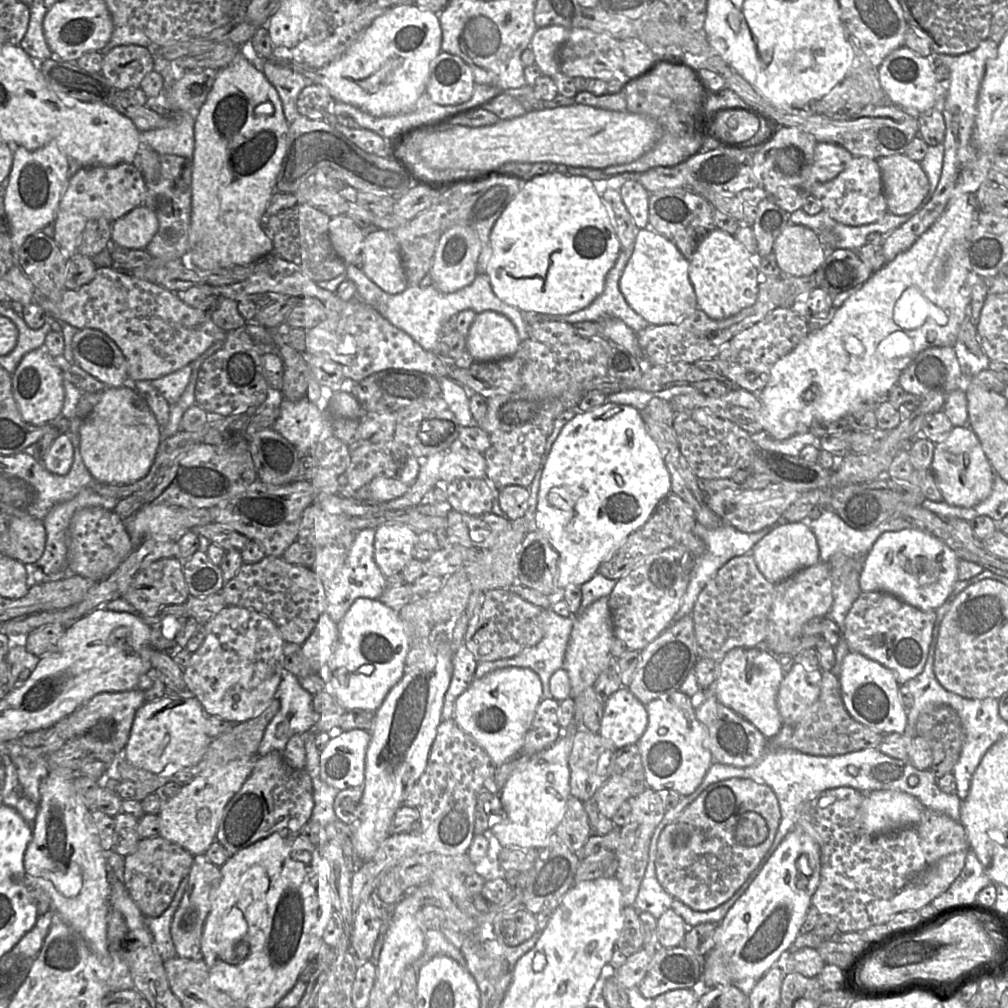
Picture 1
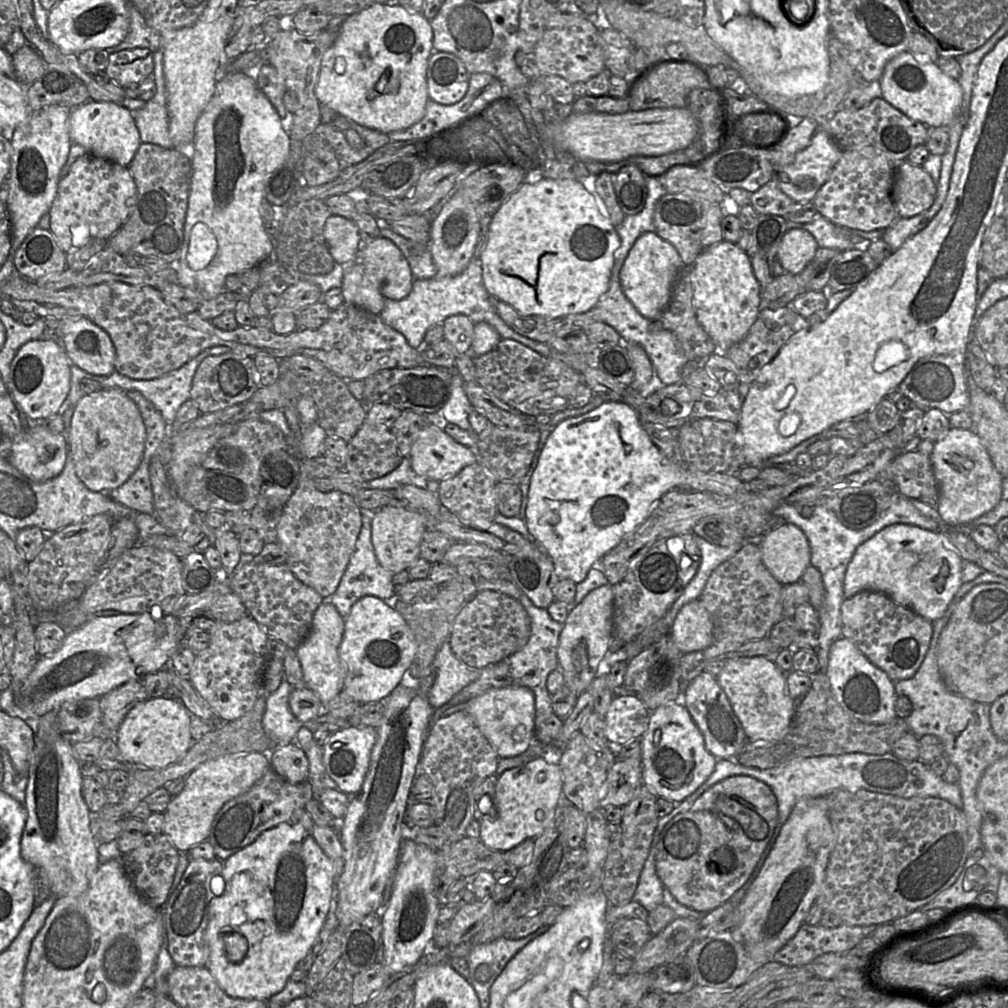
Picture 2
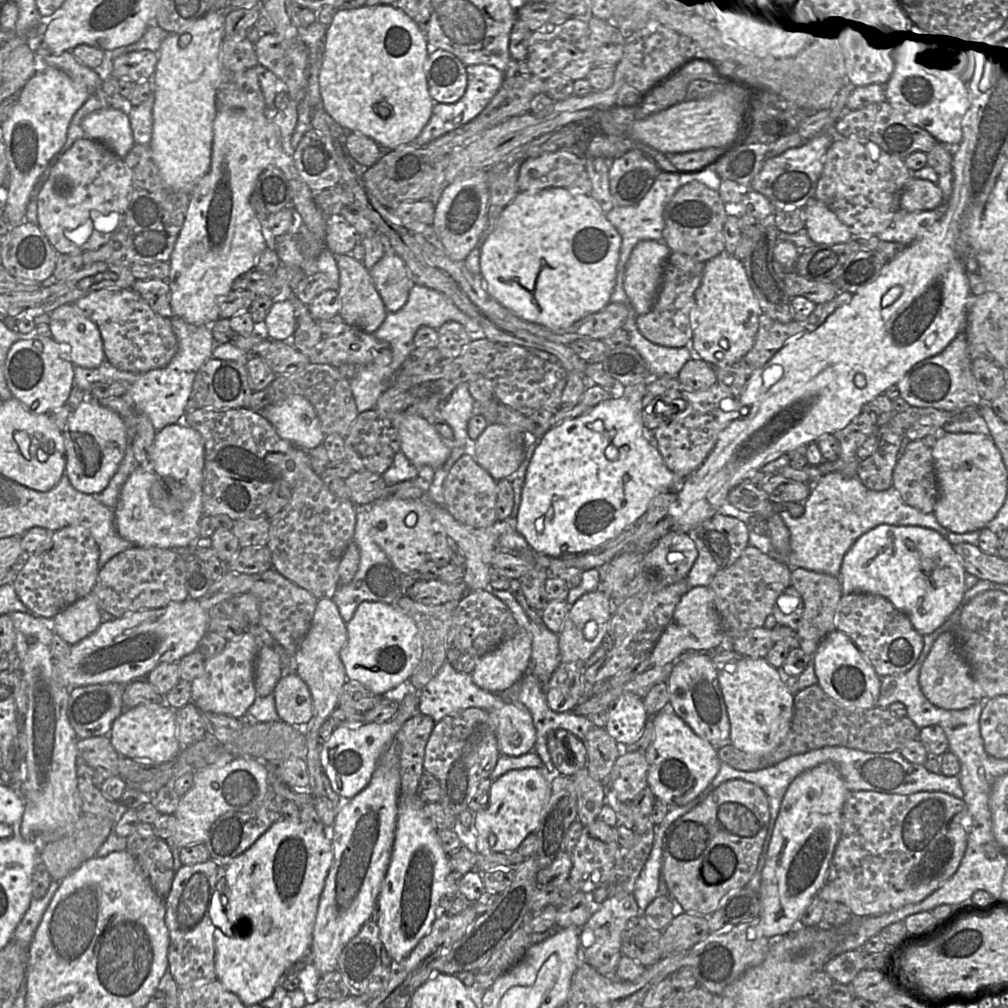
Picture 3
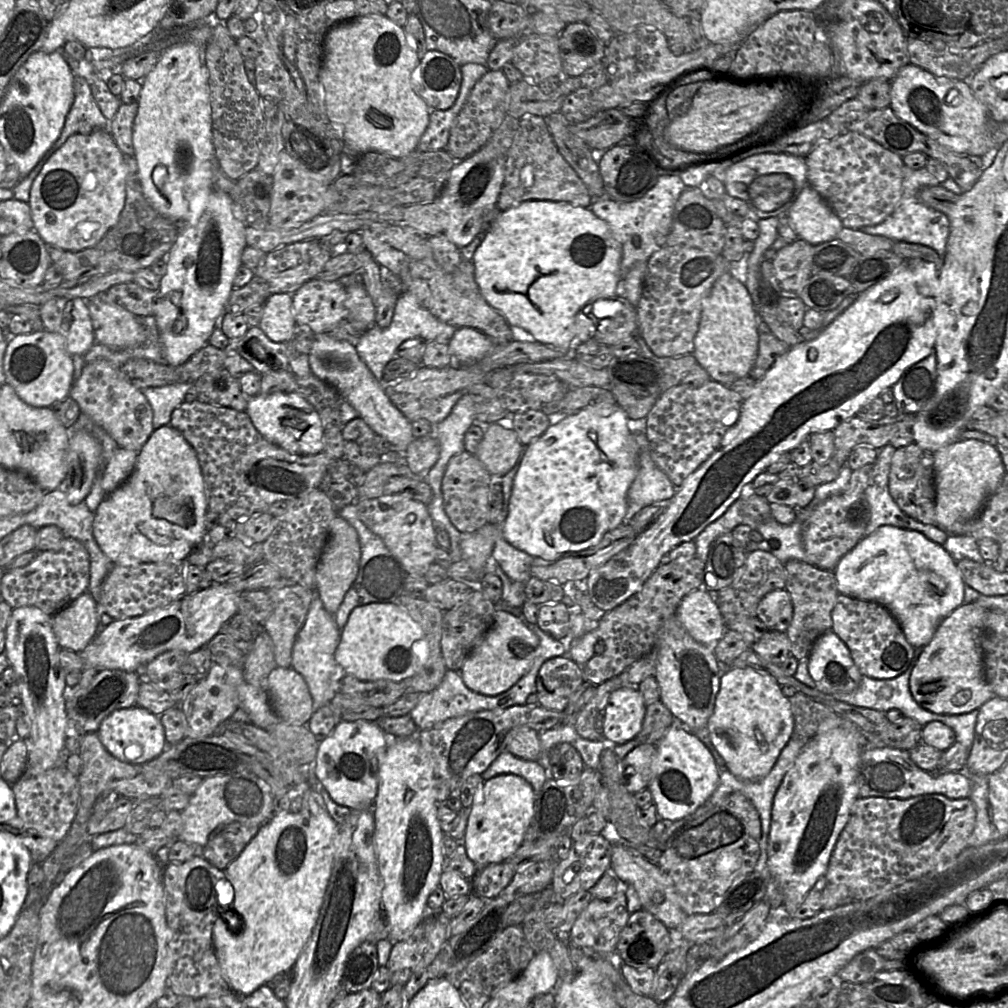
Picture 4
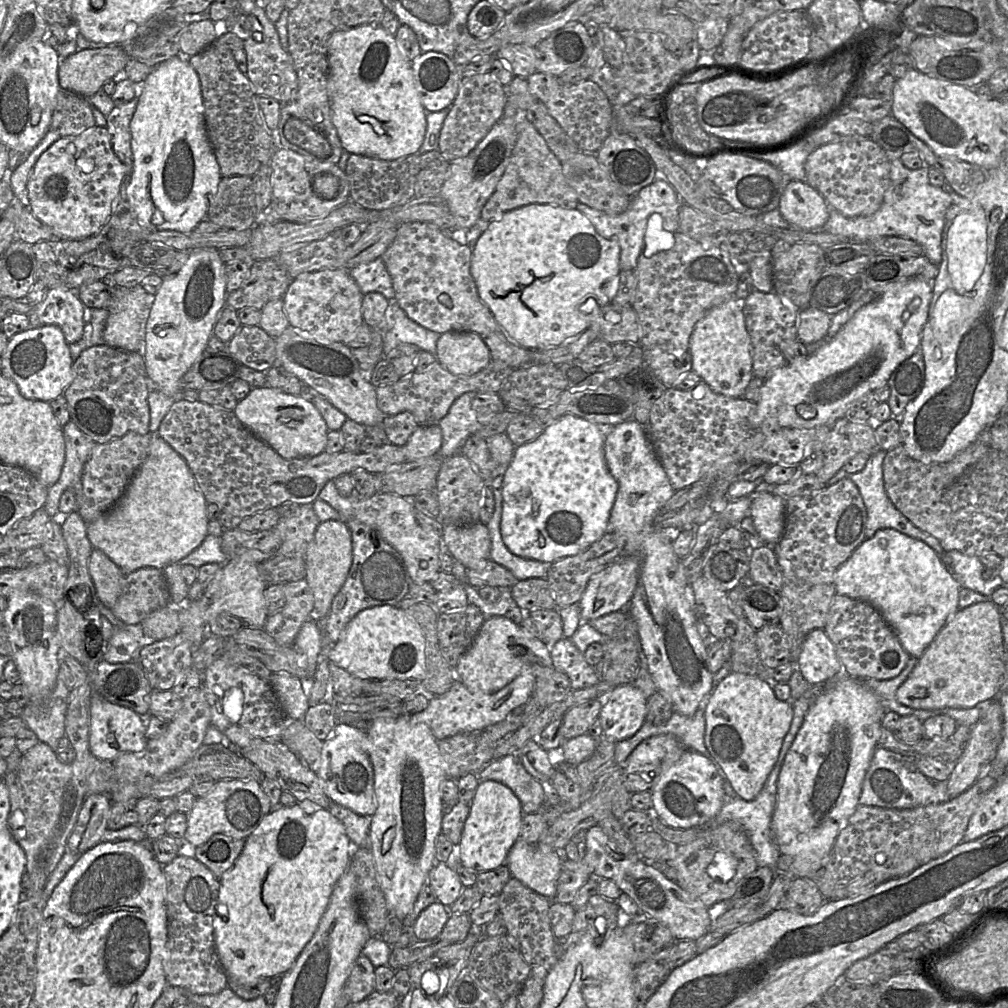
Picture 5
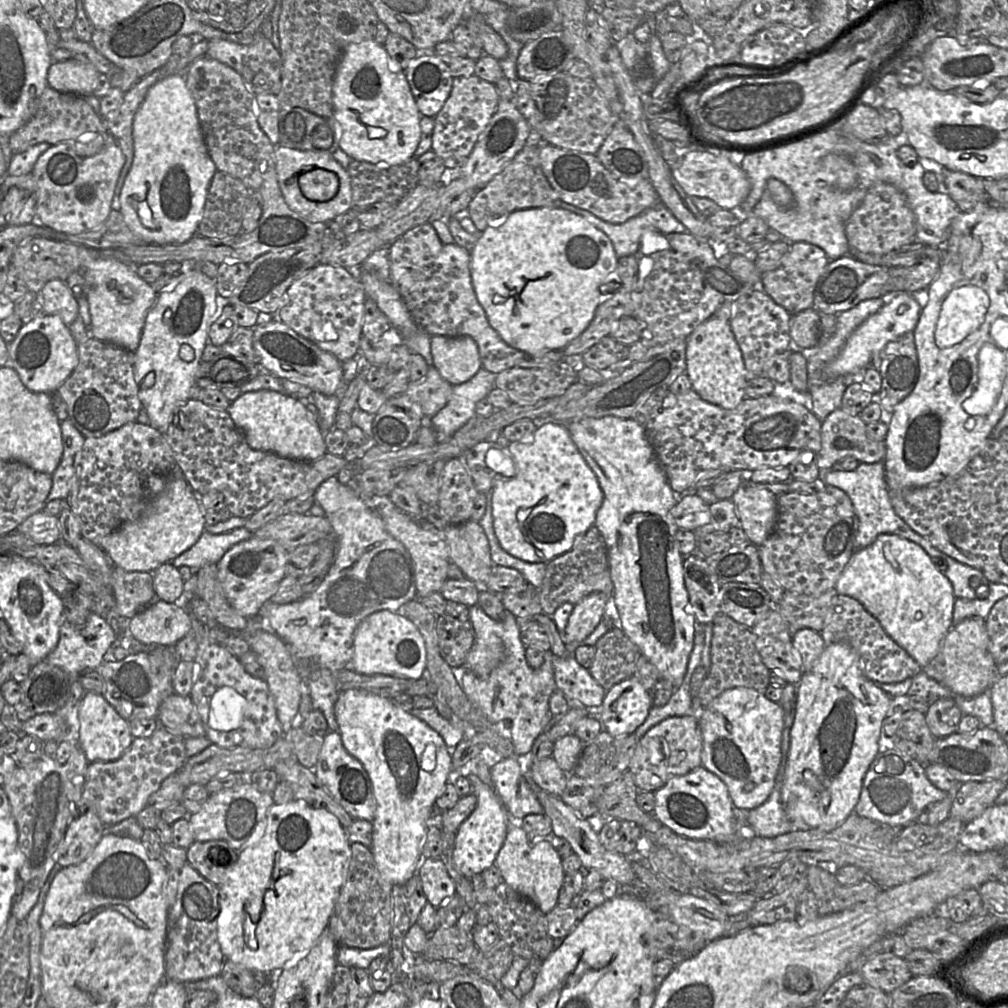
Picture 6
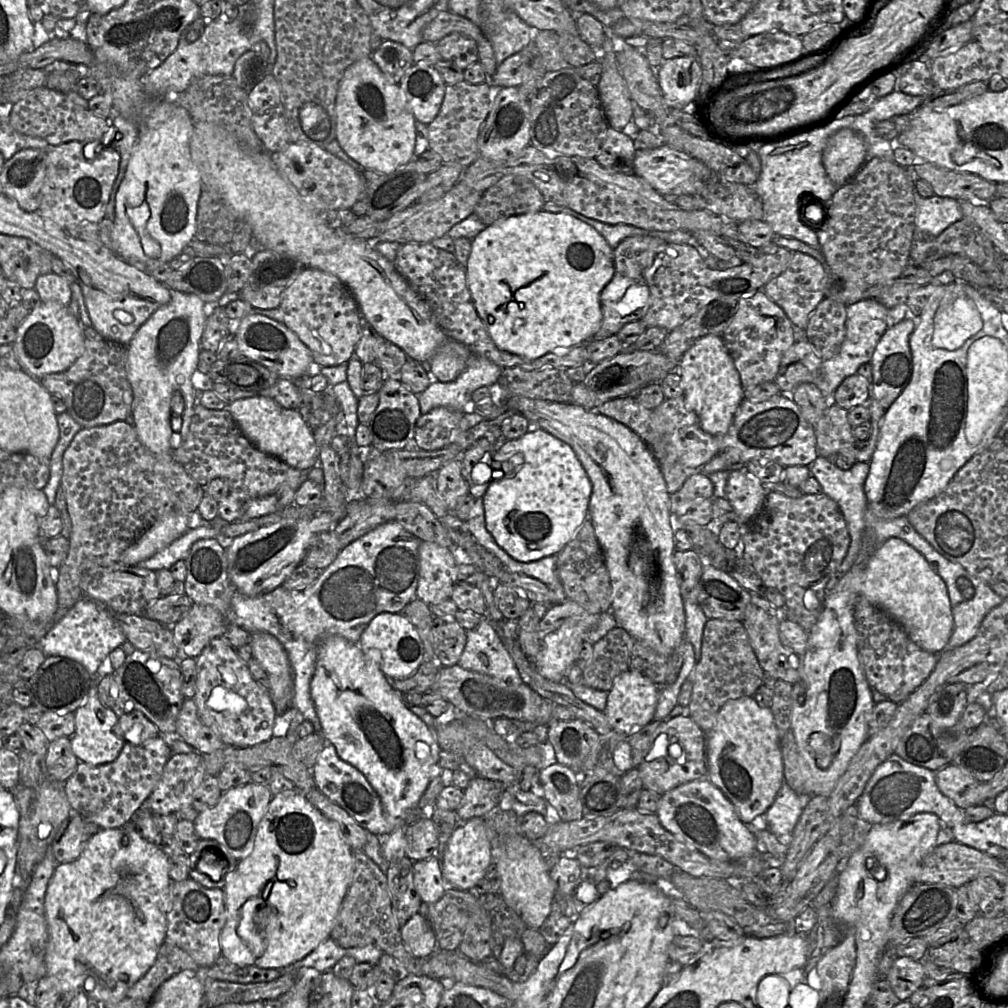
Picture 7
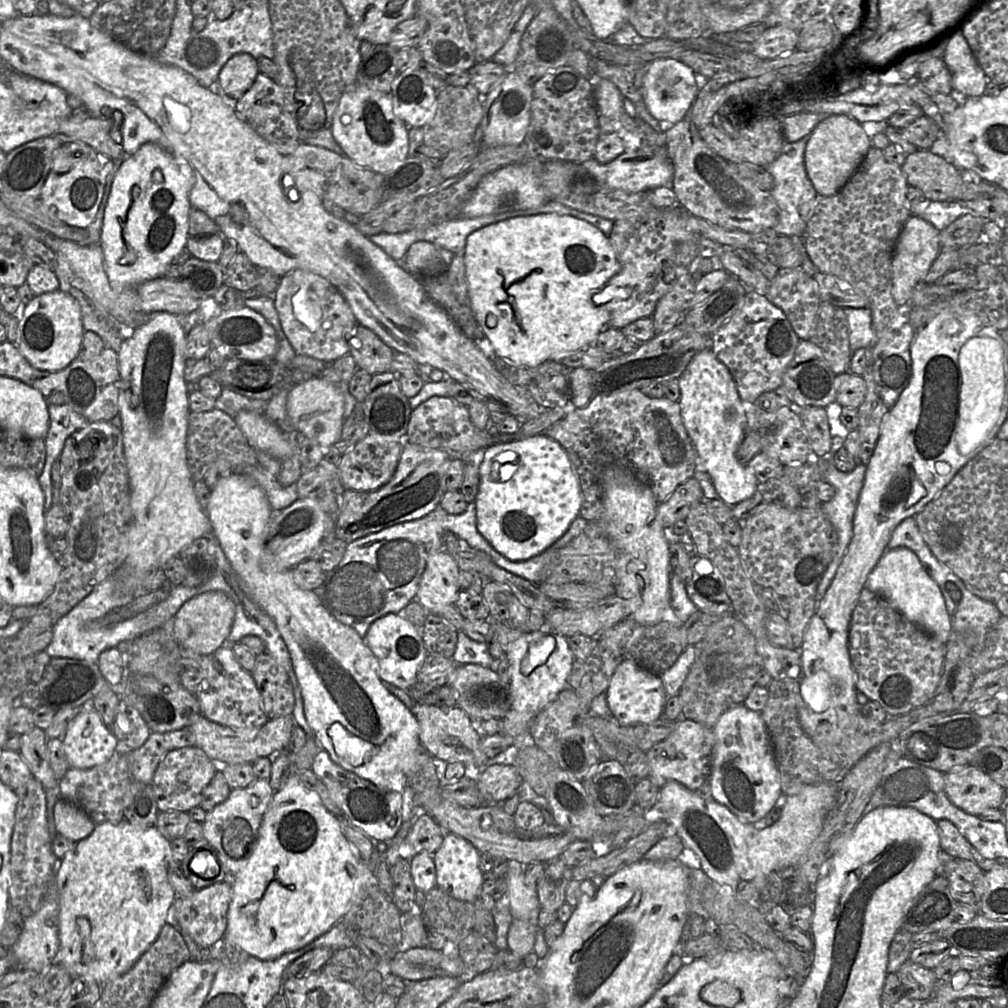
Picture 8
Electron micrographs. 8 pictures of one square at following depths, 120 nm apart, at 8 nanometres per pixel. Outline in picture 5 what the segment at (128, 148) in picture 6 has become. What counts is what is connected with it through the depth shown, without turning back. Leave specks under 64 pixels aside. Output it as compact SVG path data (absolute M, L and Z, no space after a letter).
M144 81L135 83L135 97L125 104L116 105L106 119L106 127L110 135L113 151L126 166L120 189L122 189L128 171L131 171L132 177L133 154L131 150L130 123L143 87Z

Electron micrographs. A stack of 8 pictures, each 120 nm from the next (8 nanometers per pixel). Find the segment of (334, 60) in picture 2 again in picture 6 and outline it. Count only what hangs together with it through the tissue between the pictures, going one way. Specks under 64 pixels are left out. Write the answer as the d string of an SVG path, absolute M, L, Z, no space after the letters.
M374 39L350 44L337 65L332 102L340 129L339 147L352 160L376 165L401 165L414 155L421 138L421 114L405 71L393 73L383 45Z

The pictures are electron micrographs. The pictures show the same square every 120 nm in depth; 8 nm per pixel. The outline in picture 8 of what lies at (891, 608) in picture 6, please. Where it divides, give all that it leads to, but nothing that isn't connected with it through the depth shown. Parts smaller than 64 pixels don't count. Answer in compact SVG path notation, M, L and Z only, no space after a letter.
M905 547L886 550L867 576L864 587L883 597L907 620L916 624L941 643L951 634L951 616L938 584L927 572L913 551Z

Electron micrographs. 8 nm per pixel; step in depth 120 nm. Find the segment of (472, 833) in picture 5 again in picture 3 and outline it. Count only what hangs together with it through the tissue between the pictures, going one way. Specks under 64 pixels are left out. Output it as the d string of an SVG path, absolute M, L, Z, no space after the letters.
M537 768L513 769L494 780L488 806L475 815L476 852L487 855L516 851L521 842L538 829L550 794L551 780L546 779Z

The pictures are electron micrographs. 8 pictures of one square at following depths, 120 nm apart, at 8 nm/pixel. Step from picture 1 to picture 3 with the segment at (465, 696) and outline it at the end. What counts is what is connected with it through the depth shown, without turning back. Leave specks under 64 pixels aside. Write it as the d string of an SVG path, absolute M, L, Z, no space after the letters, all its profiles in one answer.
M519 702L489 710L500 754L521 756L534 750L536 730L530 711Z

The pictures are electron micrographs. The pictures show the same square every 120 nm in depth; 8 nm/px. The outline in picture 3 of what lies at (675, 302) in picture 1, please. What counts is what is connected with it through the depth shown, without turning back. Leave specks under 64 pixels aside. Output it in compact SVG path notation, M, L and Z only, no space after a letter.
M640 241L626 264L623 289L637 315L654 305L671 250L663 241Z

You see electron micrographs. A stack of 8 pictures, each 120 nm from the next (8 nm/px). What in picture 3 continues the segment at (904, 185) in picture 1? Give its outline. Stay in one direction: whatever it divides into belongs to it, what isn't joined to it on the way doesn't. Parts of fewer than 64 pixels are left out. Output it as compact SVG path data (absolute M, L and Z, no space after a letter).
M911 177L902 191L900 207L908 212L922 212L943 203L943 193L937 183Z

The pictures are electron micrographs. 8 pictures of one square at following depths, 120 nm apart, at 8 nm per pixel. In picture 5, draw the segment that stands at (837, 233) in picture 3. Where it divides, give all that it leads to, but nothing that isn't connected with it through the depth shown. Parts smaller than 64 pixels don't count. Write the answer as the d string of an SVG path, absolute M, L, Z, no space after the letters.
M798 180L786 184L778 209L794 229L802 231L821 228L829 218L829 205L825 198L808 183Z

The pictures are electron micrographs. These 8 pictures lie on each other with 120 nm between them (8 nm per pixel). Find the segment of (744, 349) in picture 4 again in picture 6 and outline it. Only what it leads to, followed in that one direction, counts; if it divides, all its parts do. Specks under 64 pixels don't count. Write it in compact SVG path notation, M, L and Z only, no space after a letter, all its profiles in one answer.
M711 317L687 338L686 371L692 389L705 401L721 408L736 408L746 397L748 373L729 321Z

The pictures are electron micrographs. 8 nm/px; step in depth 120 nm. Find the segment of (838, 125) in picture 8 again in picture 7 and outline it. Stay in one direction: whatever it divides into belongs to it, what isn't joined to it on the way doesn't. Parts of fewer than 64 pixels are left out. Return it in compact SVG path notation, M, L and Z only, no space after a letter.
M849 128L833 134L823 151L822 162L832 183L845 185L866 162L867 145L863 137Z

